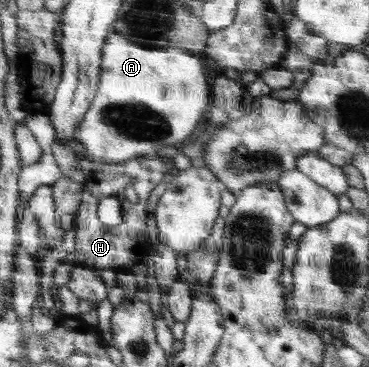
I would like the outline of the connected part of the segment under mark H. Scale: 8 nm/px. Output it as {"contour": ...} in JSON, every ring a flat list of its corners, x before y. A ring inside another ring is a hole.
{"contour":[[134,157,120,163,103,163,91,171,85,181,82,203,75,216,76,251,73,263,90,271,100,271,111,268,114,270,129,270,136,263,145,262,152,255,152,247,146,230,146,209,150,191,165,181,165,174,160,165,154,163,156,159,149,157],[116,196,124,207,123,220,115,226,106,227,97,212,99,201,103,197]]}

